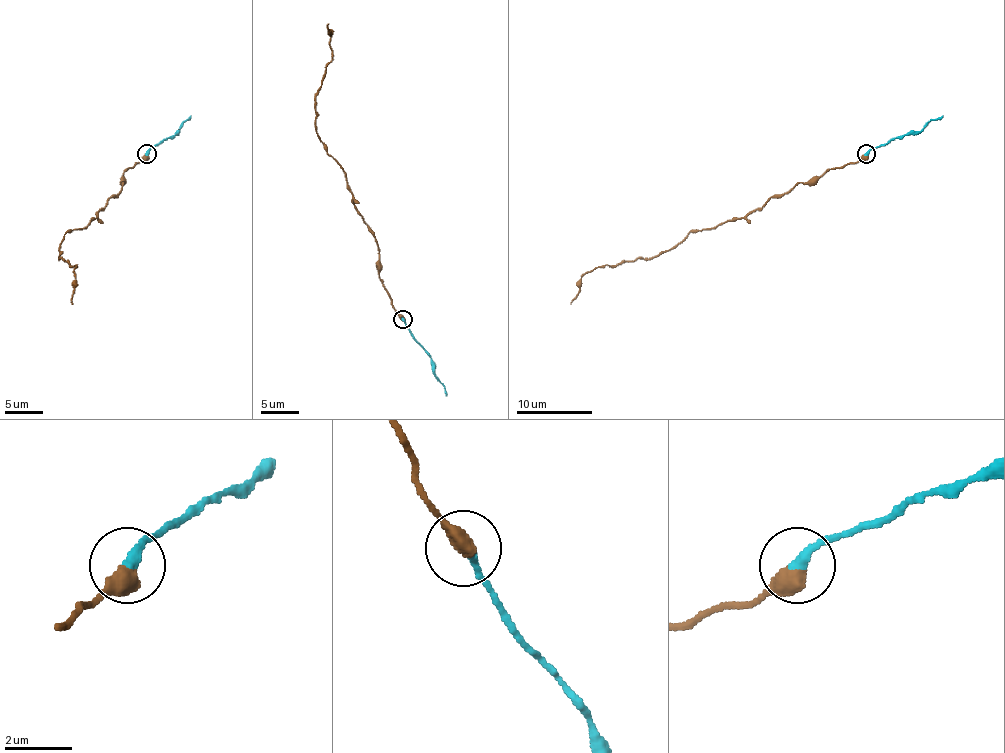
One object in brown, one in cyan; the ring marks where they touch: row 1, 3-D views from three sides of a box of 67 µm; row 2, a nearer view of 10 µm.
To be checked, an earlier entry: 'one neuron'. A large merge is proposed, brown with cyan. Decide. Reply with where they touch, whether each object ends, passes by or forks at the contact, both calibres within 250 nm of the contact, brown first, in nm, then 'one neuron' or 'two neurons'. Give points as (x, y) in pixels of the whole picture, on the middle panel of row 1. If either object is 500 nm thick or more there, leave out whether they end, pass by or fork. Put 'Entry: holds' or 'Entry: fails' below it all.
(402, 319) | 550/300 nm | two neurons
Entry: fails

